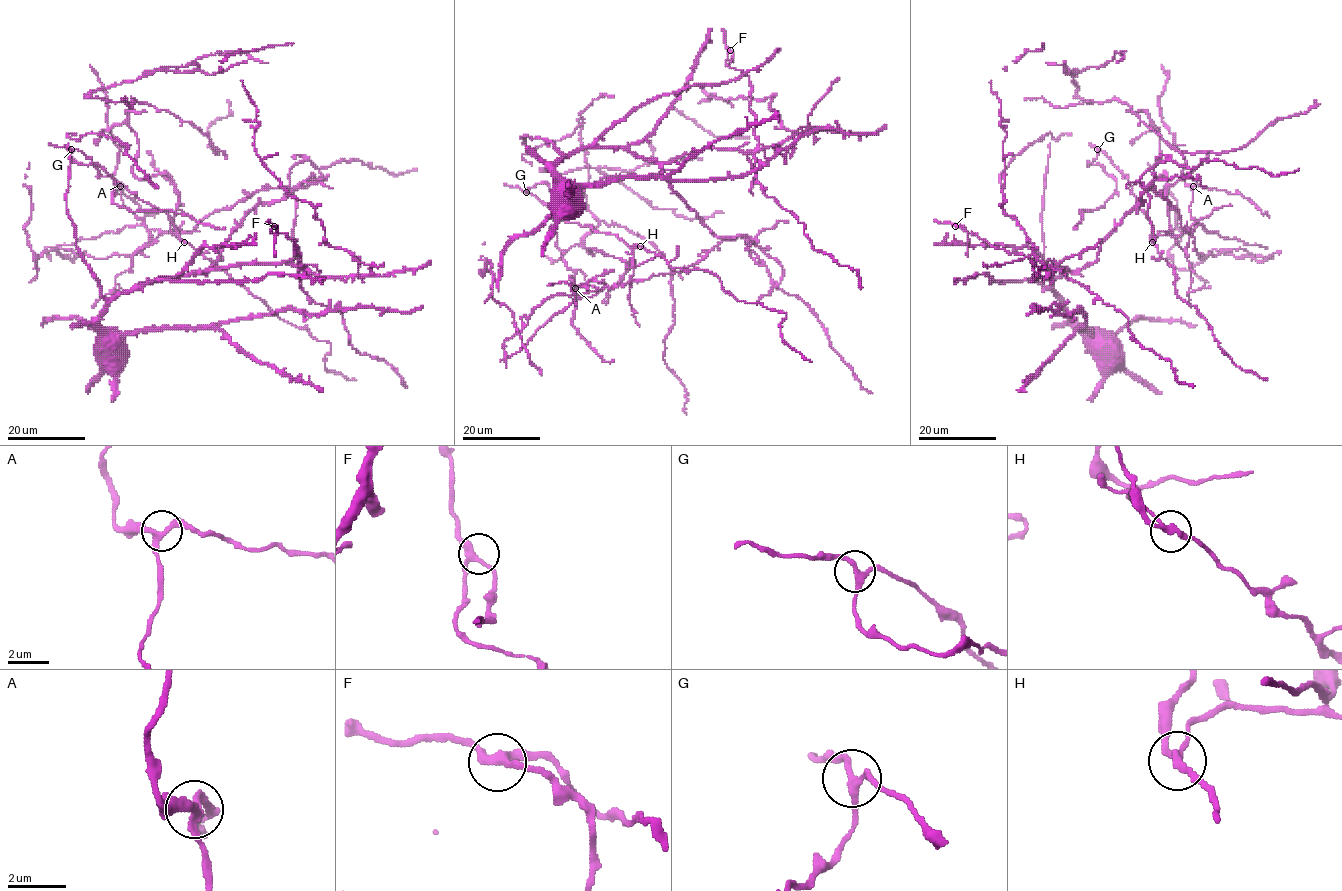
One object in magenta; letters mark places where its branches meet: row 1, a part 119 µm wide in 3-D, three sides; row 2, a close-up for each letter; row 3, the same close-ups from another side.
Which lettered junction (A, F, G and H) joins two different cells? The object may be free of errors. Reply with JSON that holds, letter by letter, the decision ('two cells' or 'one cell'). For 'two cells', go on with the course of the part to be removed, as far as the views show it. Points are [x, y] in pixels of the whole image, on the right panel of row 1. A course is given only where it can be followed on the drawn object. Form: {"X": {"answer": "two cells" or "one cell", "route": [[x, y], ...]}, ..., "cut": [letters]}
{"A": {"answer": "one cell"}, "F": {"answer": "one cell"}, "G": {"answer": "one cell"}, "H": {"answer": "two cells", "route": [[1152, 242], [1186, 232], [1171, 202], [1140, 185], [1158, 162], [1190, 169], [1221, 160], [1274, 176], [1298, 169]]}, "cut": ["H"]}

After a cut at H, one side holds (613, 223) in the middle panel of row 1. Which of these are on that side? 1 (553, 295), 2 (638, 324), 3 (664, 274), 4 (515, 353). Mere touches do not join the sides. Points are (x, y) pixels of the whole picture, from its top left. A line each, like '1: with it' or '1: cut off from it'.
1: cut off from it
2: cut off from it
3: cut off from it
4: cut off from it

